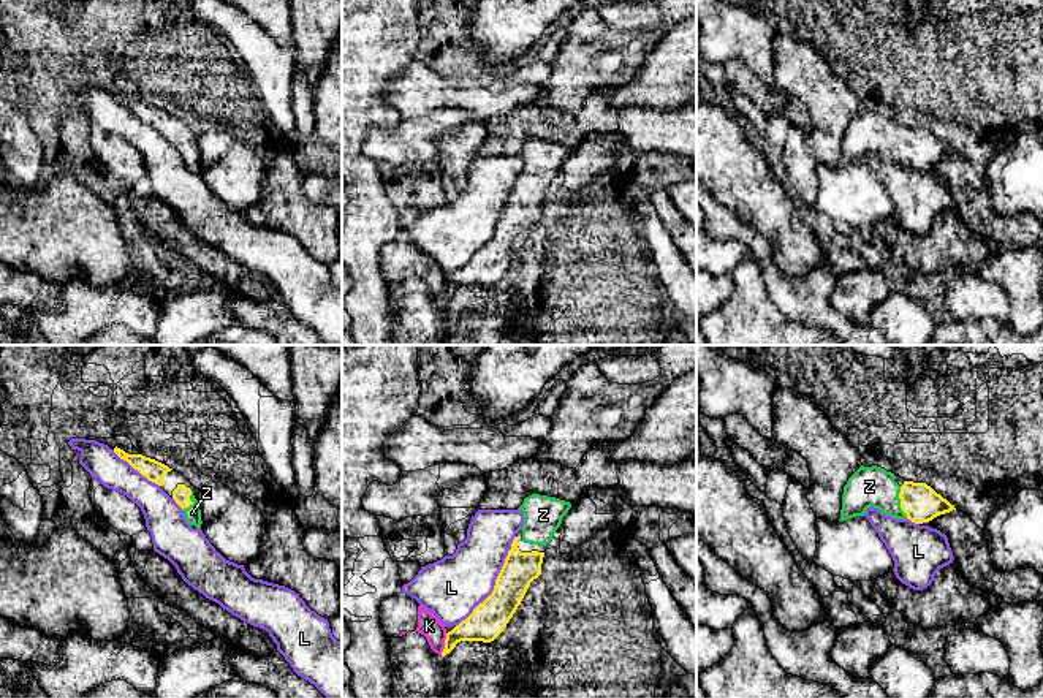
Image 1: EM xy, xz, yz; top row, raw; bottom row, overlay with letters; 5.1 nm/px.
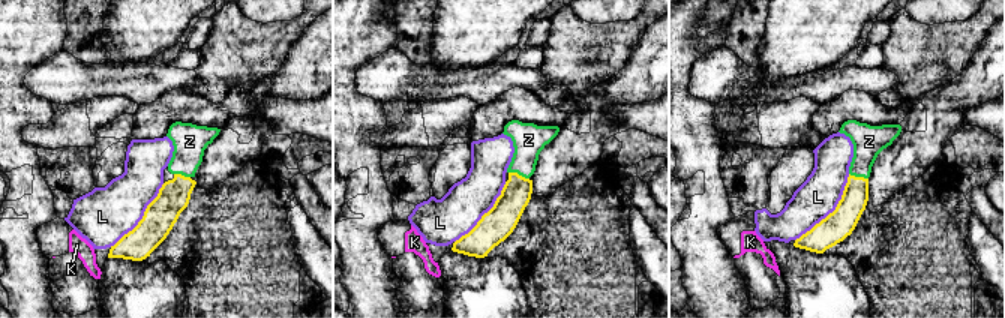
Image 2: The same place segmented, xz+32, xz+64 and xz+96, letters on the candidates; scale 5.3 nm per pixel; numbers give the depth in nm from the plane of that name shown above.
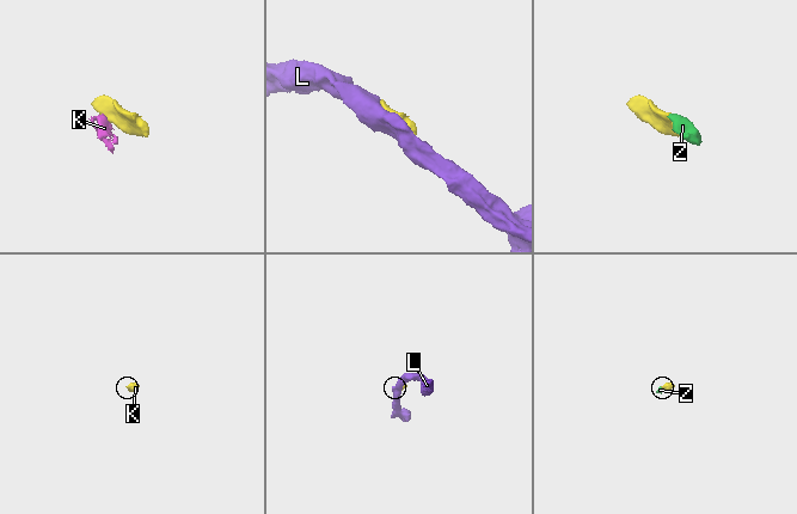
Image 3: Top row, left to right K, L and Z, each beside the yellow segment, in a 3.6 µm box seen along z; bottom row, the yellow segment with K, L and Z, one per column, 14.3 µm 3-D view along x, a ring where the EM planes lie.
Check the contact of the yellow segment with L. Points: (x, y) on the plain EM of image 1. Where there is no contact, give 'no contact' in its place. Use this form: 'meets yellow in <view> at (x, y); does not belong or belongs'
meets yellow in xz at (496, 227); does not belong

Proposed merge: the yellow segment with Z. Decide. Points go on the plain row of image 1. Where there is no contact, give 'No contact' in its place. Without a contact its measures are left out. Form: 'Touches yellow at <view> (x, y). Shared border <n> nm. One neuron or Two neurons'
Touches yellow at yz (901, 147). Shared border 170 nm. One neuron

